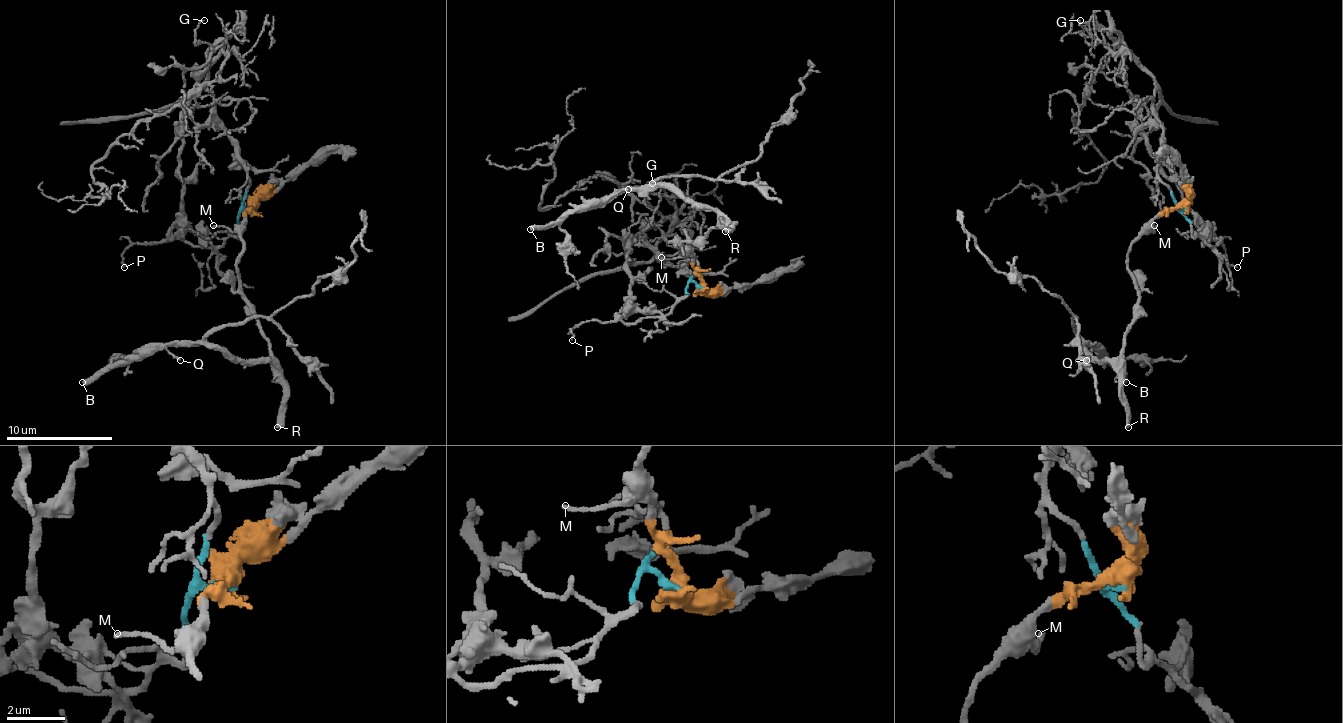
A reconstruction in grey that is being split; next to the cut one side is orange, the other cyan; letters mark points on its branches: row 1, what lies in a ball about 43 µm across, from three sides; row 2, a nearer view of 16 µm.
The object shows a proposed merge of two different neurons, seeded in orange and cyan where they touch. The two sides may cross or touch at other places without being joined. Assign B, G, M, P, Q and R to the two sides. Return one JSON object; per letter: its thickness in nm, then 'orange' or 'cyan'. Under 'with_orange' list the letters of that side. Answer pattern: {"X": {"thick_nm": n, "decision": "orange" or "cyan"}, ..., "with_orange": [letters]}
{"B": {"thick_nm": 360, "decision": "orange"}, "G": {"thick_nm": 90, "decision": "cyan"}, "M": {"thick_nm": 140, "decision": "orange"}, "P": {"thick_nm": 150, "decision": "cyan"}, "Q": {"thick_nm": 170, "decision": "orange"}, "R": {"thick_nm": 360, "decision": "orange"}, "with_orange": ["B", "M", "Q", "R"]}

